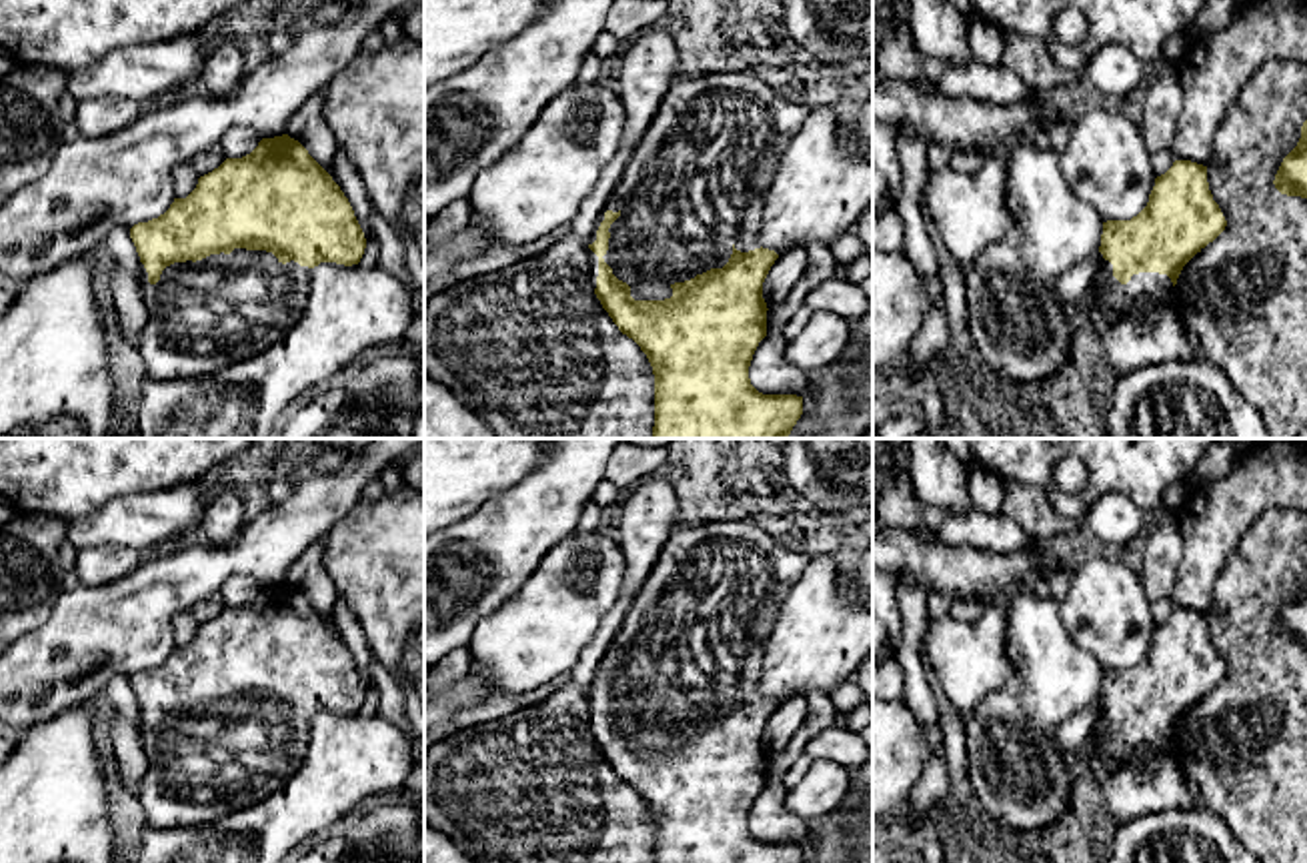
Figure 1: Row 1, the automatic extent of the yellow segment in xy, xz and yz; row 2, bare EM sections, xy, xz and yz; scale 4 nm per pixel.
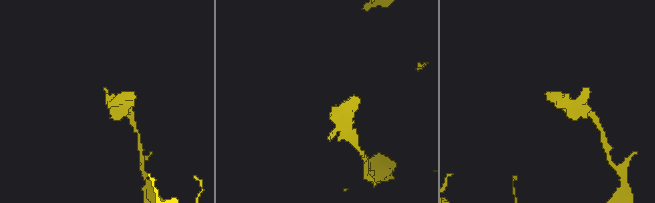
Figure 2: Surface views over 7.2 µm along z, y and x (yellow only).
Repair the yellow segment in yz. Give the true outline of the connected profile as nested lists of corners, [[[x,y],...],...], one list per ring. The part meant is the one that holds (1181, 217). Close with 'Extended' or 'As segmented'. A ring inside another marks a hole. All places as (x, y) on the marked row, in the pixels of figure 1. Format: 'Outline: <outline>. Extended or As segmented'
Outline: [[[1175,160],[1155,178],[1137,216],[1103,222],[1105,270],[1089,294],[1107,314],[1099,336],[1117,376],[1149,364],[1197,360],[1199,344],[1181,318],[1175,284],[1183,266],[1225,226],[1207,166],[1191,160]]]. Extended

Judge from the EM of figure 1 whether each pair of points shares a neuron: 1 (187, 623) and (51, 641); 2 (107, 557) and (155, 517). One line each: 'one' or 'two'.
1: two
2: two

